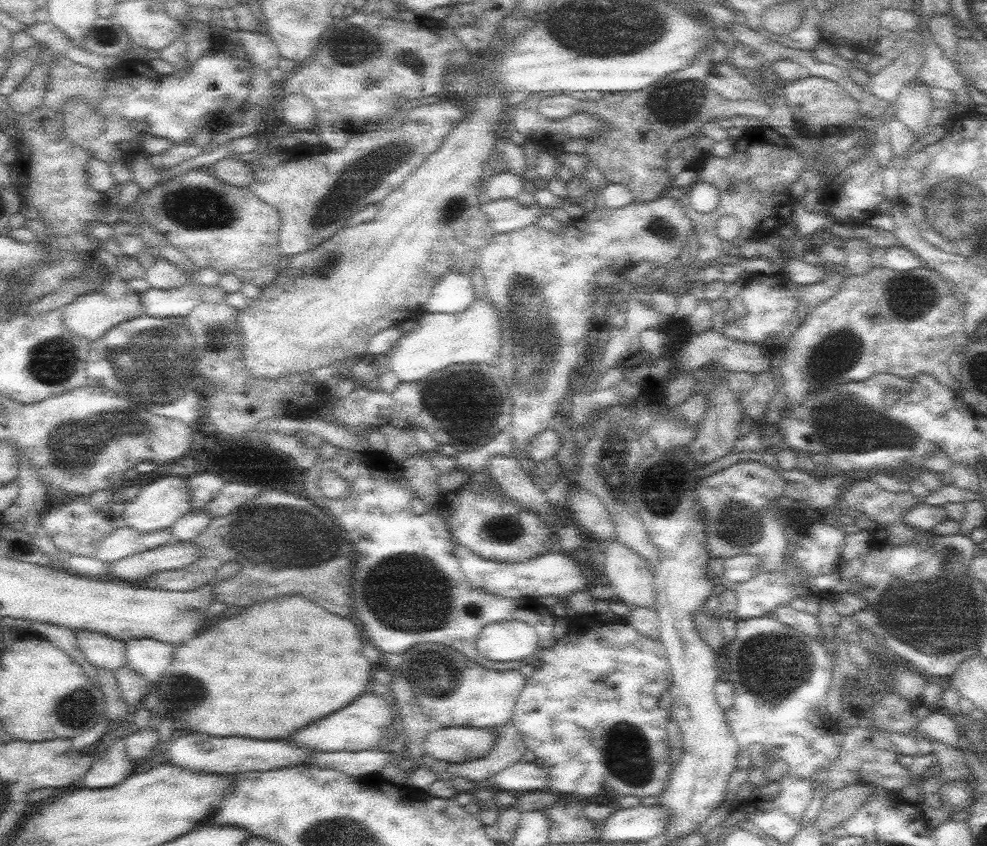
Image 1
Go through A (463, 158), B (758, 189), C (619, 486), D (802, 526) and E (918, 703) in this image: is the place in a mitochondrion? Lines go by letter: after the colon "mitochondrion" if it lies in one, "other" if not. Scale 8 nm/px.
A: other
B: mitochondrion
C: mitochondrion
D: other
E: other

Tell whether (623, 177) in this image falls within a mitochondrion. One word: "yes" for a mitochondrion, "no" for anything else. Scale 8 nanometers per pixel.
no

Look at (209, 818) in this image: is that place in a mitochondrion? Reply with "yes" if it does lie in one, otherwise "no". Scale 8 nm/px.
no

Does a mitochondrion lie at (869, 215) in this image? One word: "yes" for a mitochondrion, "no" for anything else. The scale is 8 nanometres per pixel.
no

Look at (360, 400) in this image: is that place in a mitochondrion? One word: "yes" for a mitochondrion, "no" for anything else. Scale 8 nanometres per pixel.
no

